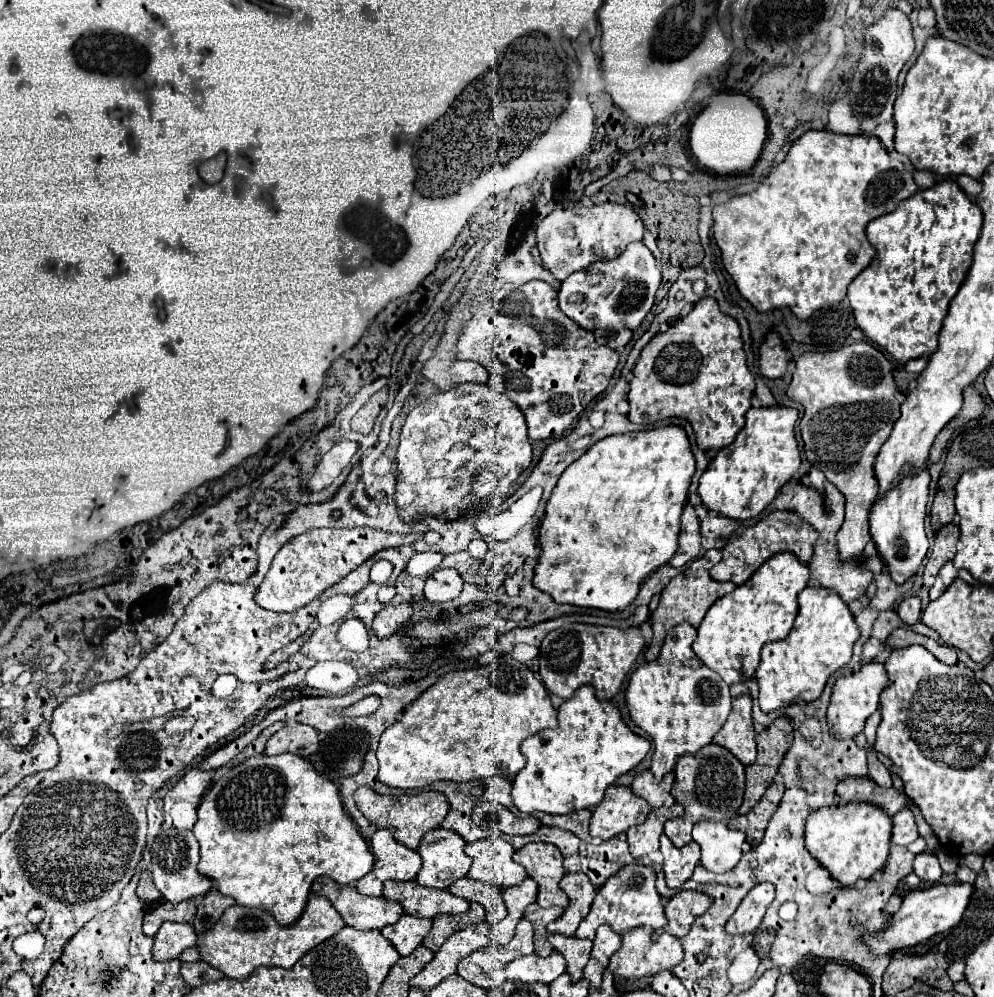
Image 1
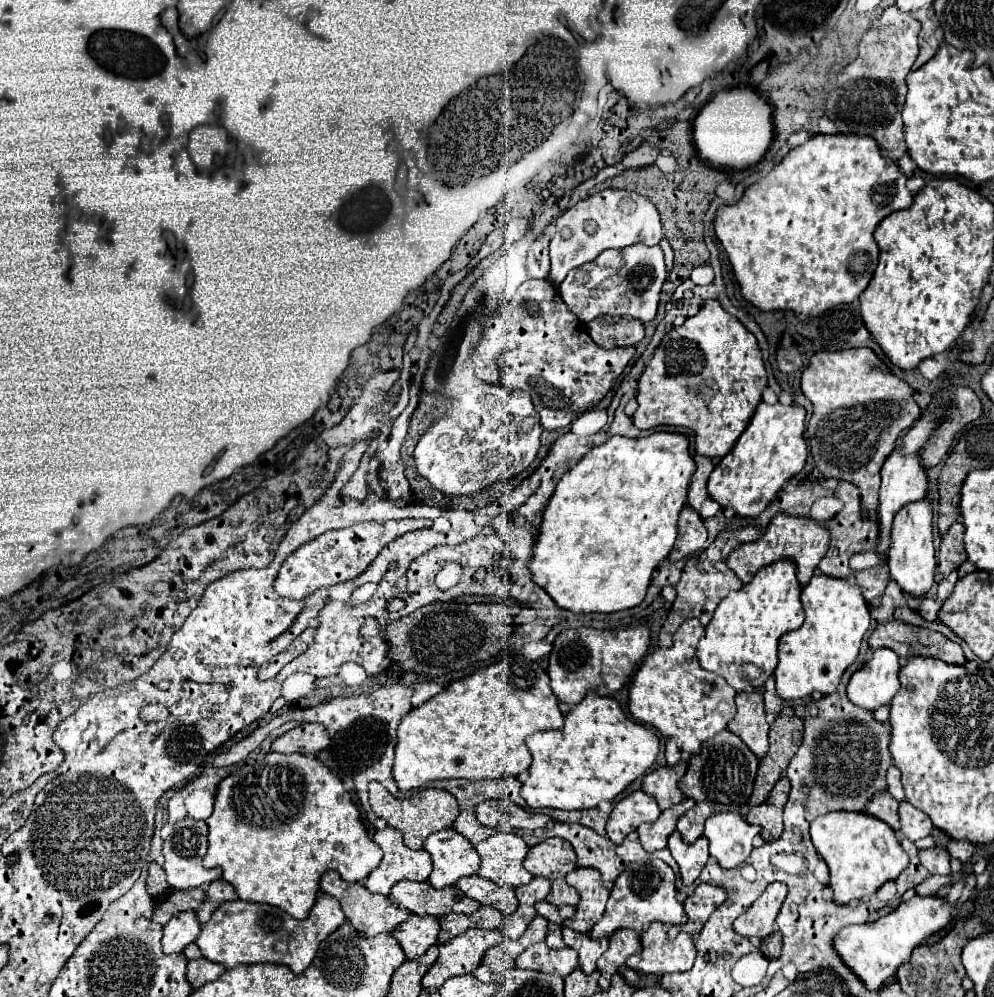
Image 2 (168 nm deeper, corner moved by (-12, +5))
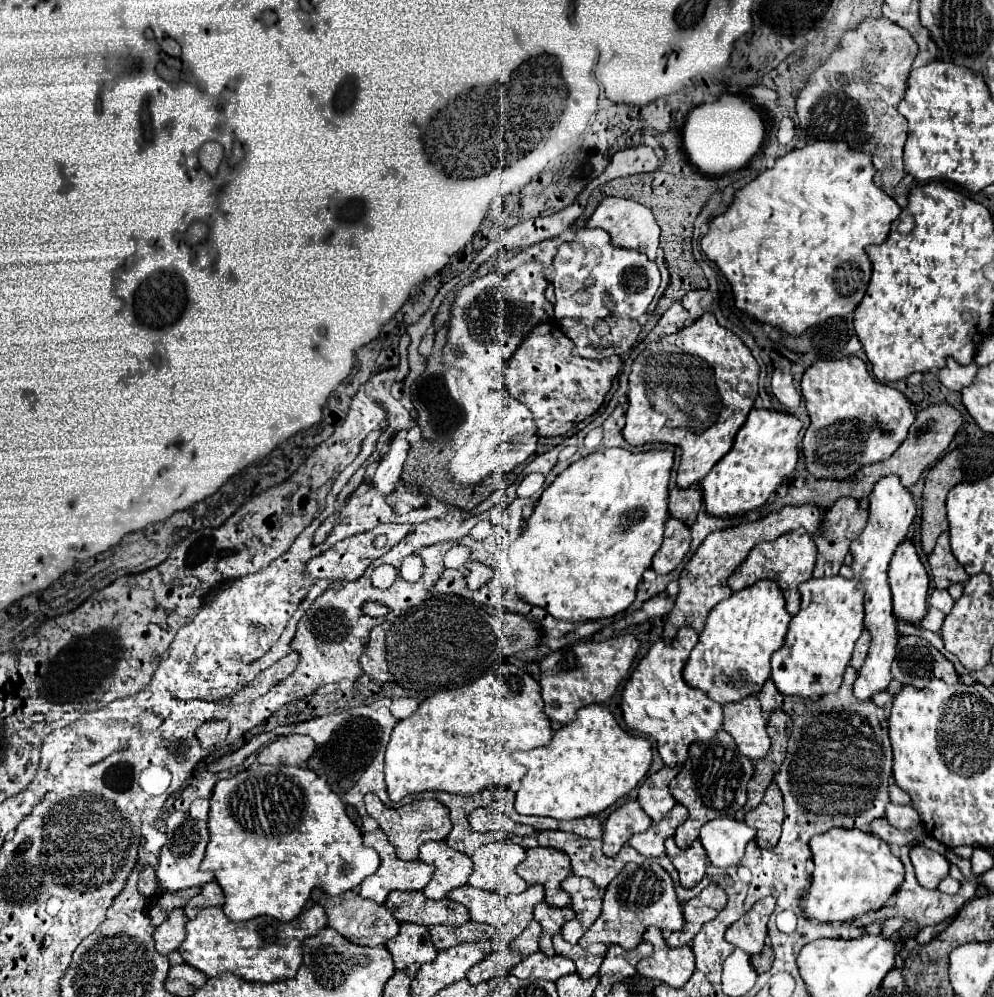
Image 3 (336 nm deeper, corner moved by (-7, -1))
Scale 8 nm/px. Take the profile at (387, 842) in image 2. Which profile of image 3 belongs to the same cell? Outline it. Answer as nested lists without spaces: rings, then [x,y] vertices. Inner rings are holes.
[[[380,829],[372,831],[372,833],[364,833],[364,843],[368,847],[374,847],[378,851],[378,855],[380,855],[380,867],[376,869],[376,873],[366,877],[362,881],[362,885],[360,885],[360,895],[364,899],[374,899],[376,903],[384,903],[388,893],[394,891],[394,889],[400,889],[400,891],[422,891],[428,885],[428,881],[430,881],[430,877],[434,873],[434,867],[428,865],[428,863],[422,863],[420,859],[416,859],[416,861],[398,859],[396,847],[386,839],[386,835]]]

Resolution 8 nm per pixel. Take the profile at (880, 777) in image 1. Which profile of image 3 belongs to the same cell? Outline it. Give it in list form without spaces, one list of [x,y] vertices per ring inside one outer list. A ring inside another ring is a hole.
[[[890,785],[890,787],[888,787],[888,795],[890,795],[890,803],[910,805],[910,797],[908,797],[908,793],[904,793],[898,785]]]

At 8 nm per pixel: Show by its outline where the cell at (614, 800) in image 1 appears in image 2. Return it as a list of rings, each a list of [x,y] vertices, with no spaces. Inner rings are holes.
[[[635,791],[613,807],[609,821],[607,821],[607,837],[615,845],[619,845],[641,823],[655,821],[659,817],[659,813],[661,811],[657,807],[657,801],[651,795],[647,795],[643,791]]]

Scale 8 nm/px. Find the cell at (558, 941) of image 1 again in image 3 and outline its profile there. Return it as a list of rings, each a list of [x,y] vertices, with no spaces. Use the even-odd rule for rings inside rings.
[[[560,933],[552,937],[552,943],[554,943],[554,949],[558,955],[570,957],[576,963],[576,973],[584,979],[598,973],[598,969],[604,961],[604,955],[606,955],[606,945],[602,945],[602,943],[580,947],[580,945],[572,945],[572,943],[564,941]]]

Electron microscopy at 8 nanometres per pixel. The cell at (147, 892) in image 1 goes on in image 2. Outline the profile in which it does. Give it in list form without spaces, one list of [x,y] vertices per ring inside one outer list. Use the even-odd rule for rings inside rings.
[[[151,863],[149,865],[149,875],[147,875],[147,891],[149,895],[157,897],[161,893],[165,893],[169,889],[167,881],[165,881],[165,871],[159,863]]]

